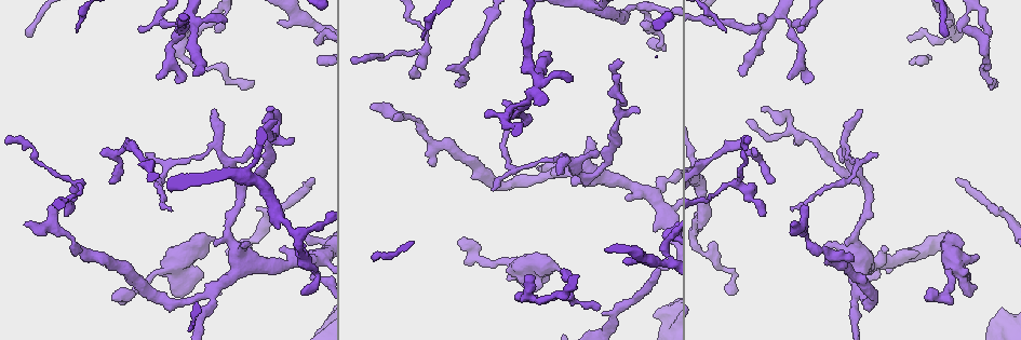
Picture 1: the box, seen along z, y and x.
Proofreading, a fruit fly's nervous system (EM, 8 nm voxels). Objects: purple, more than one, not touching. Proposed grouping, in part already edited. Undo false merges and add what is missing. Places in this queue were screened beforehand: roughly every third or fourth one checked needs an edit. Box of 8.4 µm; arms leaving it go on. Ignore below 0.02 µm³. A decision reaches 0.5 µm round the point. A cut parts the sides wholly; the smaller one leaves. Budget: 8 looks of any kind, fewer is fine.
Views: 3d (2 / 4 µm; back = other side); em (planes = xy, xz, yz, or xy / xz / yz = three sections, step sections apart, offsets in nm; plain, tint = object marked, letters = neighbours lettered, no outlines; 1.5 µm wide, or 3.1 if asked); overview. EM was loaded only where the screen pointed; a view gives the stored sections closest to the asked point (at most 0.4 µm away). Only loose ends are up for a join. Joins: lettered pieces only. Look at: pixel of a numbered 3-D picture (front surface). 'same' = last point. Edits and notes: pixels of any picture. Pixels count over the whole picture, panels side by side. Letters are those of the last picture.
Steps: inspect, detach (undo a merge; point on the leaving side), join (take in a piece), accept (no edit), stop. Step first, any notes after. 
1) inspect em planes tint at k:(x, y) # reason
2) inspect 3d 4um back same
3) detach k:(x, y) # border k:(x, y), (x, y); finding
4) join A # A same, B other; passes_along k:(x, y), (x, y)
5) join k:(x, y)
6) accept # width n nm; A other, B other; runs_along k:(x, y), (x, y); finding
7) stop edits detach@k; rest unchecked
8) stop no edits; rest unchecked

inspect 3d 2um at 1:(422, 54) # narrows sharply

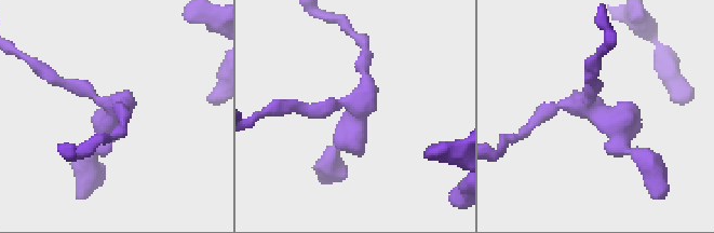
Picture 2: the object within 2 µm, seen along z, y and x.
inspect em planes plain at 2:(591, 106) # need the tissue

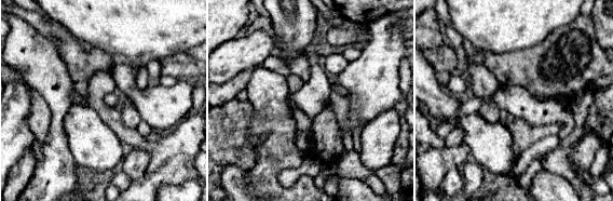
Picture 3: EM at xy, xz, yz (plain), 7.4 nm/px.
inspect em planes letters same

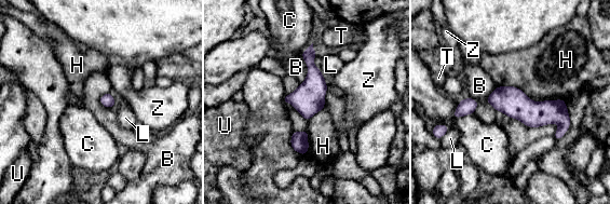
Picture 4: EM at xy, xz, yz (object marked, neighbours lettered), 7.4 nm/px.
accept # B other, C other, H other, L other, T other, U other, Z other; border 4:(497, 86), (517, 86), (531, 100); all the same neuron

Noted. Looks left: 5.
inspect em planes letters at 1:(170, 210) # an open end

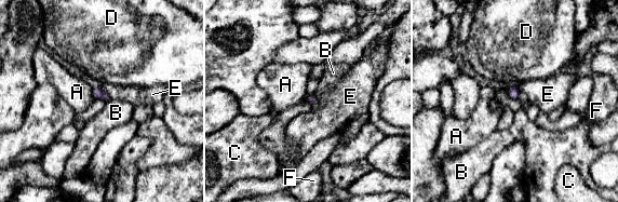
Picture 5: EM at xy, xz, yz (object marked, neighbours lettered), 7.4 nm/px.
accept # width 70 nm; A other, B other, C other, D other, E other, F other; border 5:(91, 88), (94, 98); no lettered piece goes on from it

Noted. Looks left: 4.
inspect em planes letters at 1:(928, 298) # branch stops here

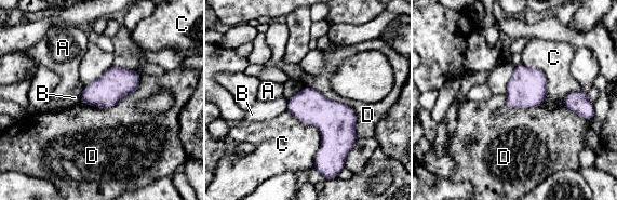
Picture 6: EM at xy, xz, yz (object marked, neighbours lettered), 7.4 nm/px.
accept # A other, B other, C other, D other; border 6:(141, 74), (111, 107), (80, 102); none of them fits

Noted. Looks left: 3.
stop no edits; rest unchecked

